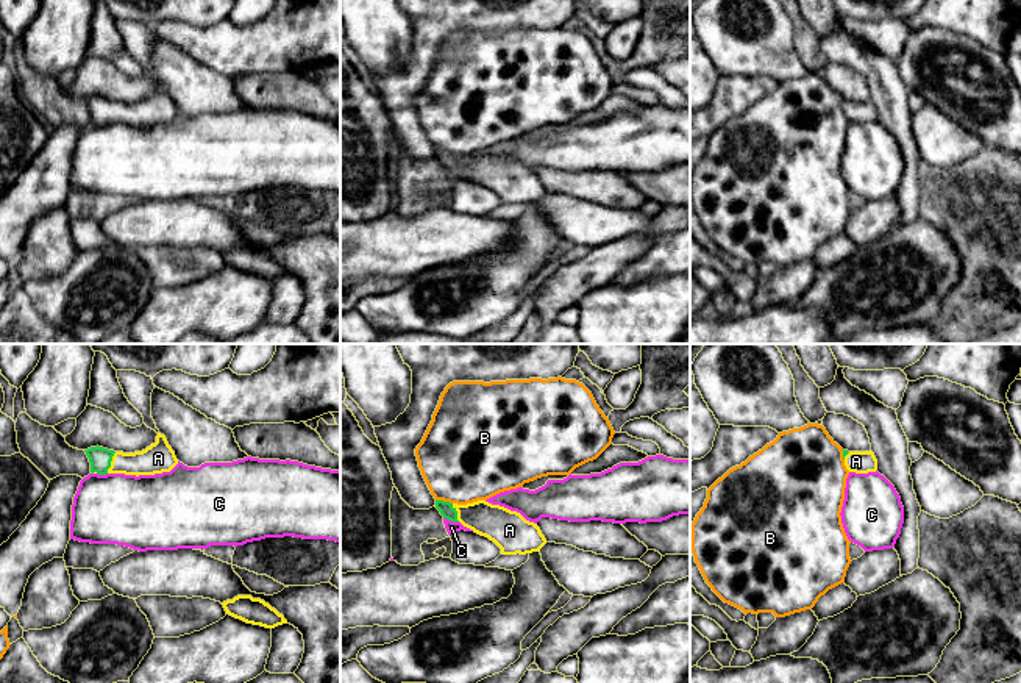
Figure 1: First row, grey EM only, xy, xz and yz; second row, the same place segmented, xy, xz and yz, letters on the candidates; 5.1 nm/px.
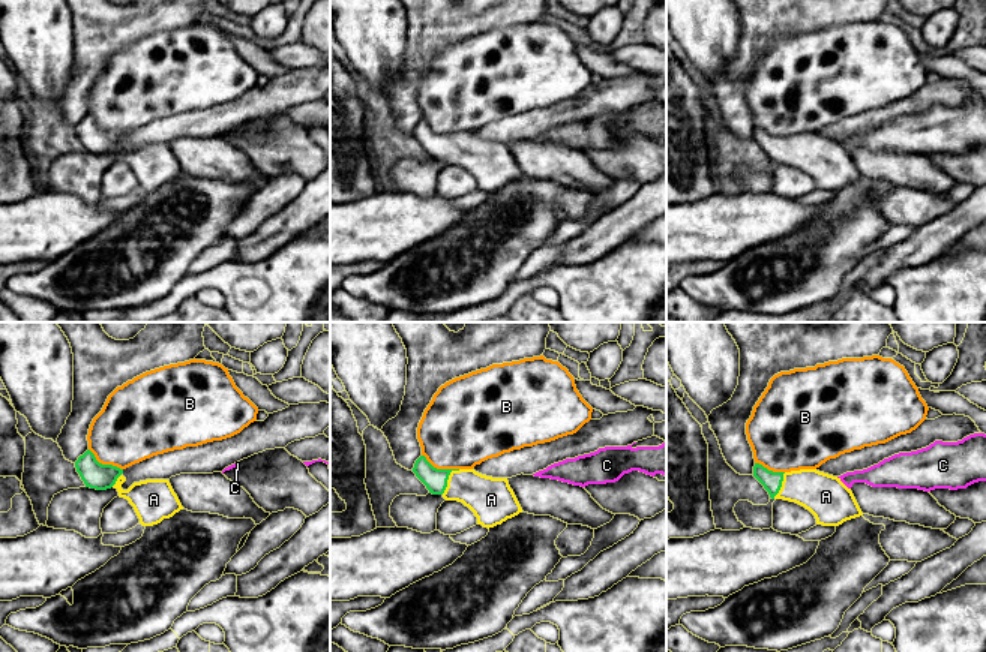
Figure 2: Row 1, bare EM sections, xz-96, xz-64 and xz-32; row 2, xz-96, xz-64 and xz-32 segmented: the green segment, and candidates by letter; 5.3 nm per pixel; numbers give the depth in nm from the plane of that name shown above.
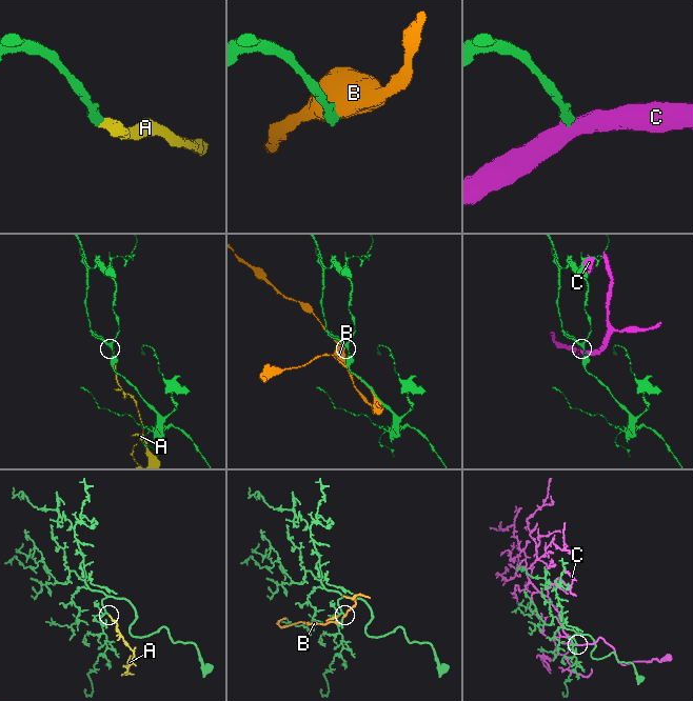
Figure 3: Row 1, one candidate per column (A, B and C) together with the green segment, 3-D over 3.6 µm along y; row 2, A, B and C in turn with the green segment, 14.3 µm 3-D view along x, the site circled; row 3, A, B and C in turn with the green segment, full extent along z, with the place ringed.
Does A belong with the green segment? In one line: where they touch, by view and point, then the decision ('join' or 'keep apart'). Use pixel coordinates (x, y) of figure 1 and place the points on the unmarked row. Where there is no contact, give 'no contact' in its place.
contact xy (110, 113); join

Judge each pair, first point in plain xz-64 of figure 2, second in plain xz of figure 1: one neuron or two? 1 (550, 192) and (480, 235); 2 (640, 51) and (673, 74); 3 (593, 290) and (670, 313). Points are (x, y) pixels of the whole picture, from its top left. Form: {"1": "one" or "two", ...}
{"1": "two", "2": "one", "3": "one"}

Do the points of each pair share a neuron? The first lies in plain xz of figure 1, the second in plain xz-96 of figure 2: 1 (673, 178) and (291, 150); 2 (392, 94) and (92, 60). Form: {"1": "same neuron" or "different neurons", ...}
{"1": "same neuron", "2": "same neuron"}

